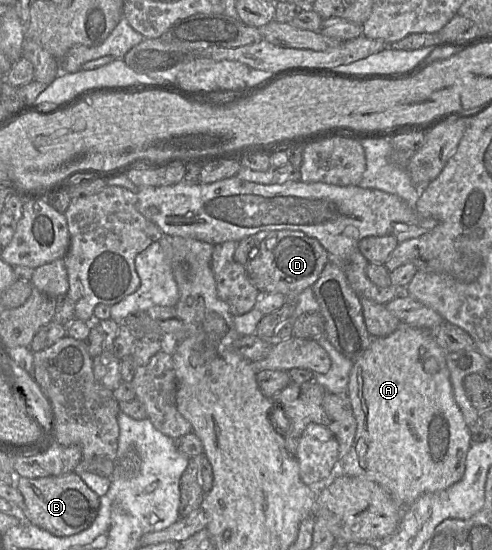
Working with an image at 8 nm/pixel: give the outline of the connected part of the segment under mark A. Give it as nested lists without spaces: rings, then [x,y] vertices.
[[[400,322],[390,335],[372,340],[369,348],[353,363],[349,374],[347,396],[357,428],[349,453],[339,460],[340,472],[376,482],[401,508],[408,508],[424,494],[449,488],[465,473],[471,435],[453,397],[445,359],[447,353],[427,329]]]

